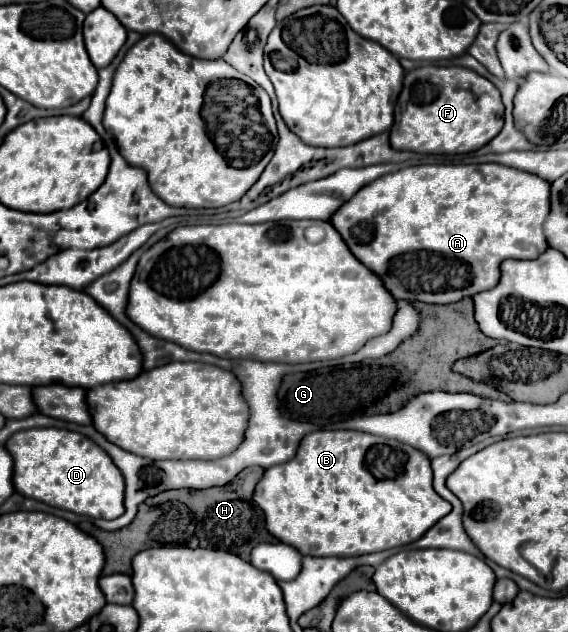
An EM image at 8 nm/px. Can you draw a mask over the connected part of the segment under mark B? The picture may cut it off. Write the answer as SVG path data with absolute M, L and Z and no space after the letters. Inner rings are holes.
M317 430L317 432L307 434L299 442L299 448L297 448L297 454L293 460L265 470L263 478L255 486L253 500L265 512L267 532L271 536L275 536L279 542L285 542L285 544L293 546L295 550L299 550L303 556L307 556L307 554L309 556L363 556L363 554L373 554L373 552L405 546L405 544L419 540L437 520L441 520L443 516L447 516L451 512L451 504L447 500L443 500L431 486L431 464L429 464L429 458L425 452L421 452L409 444L397 442L397 440L389 440L389 438L381 438L381 436L373 436L373 434L365 434L365 432L357 432L357 430ZM371 468L373 470L385 468L385 478L377 478L375 474L371 474Z

